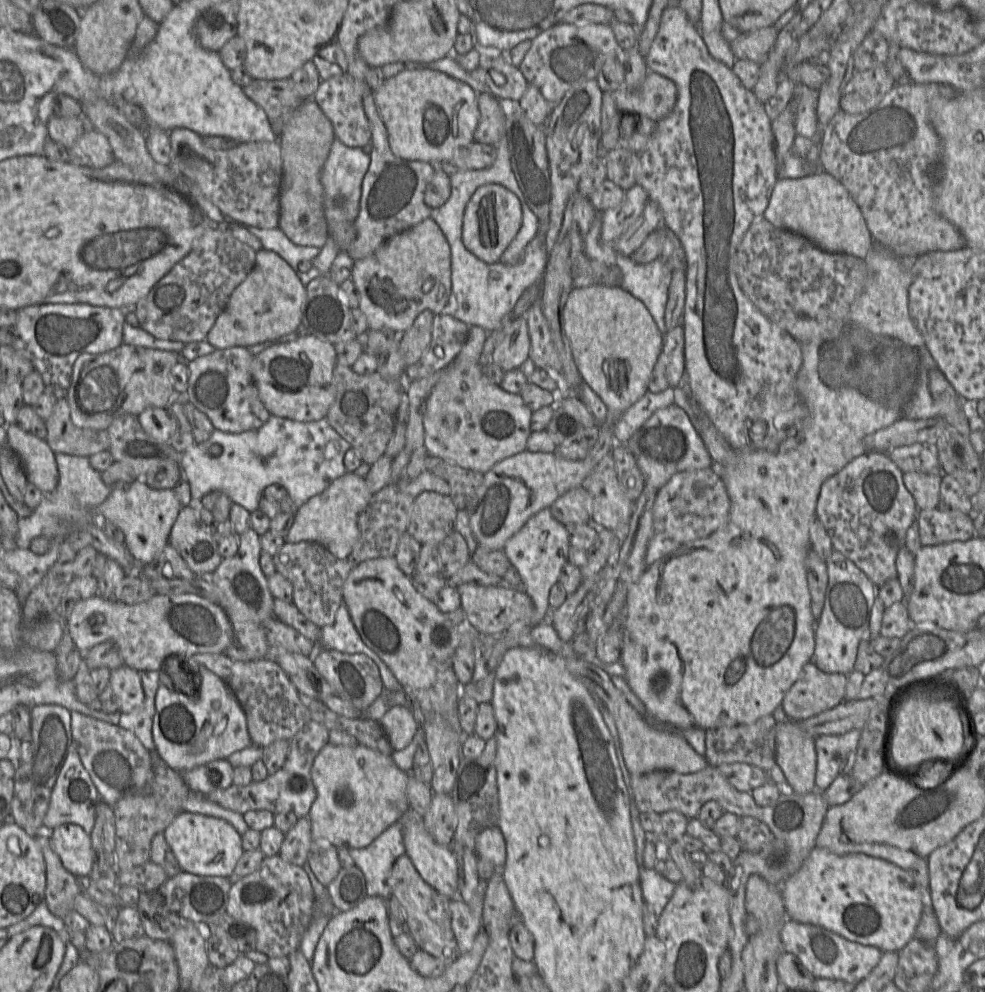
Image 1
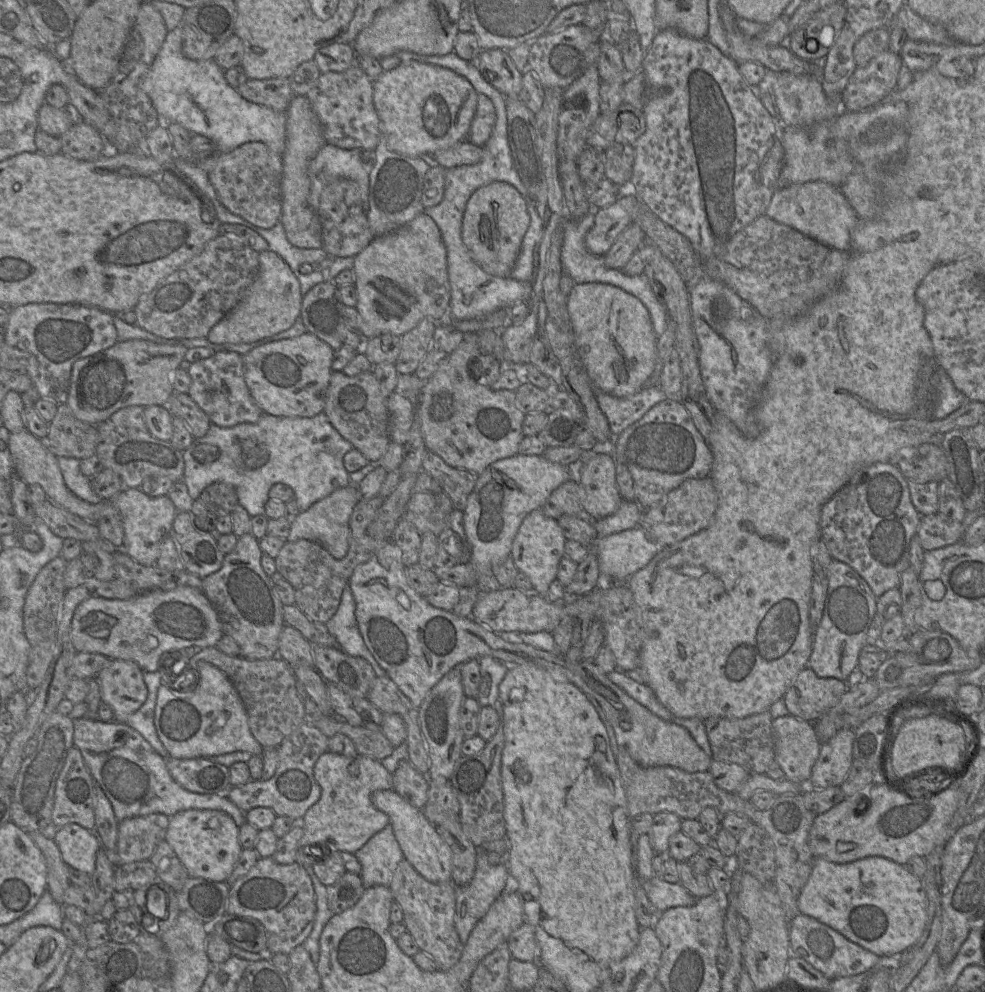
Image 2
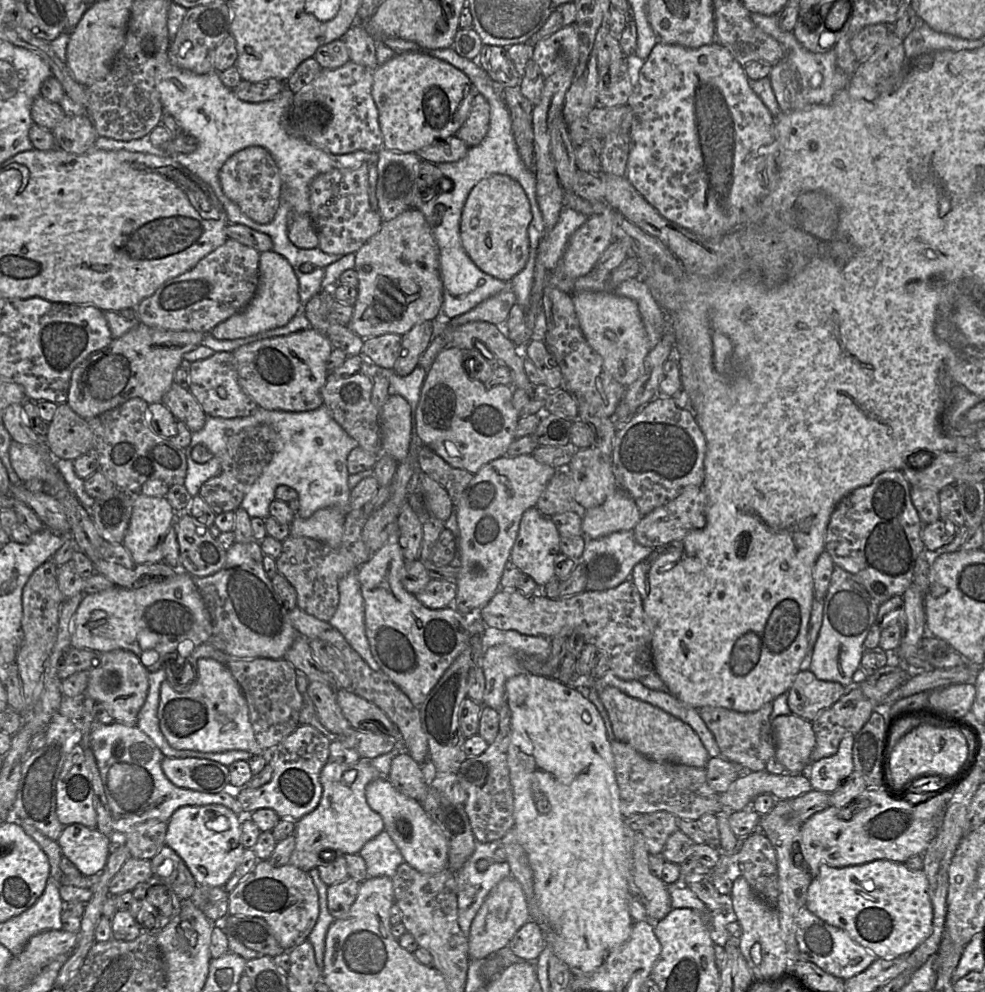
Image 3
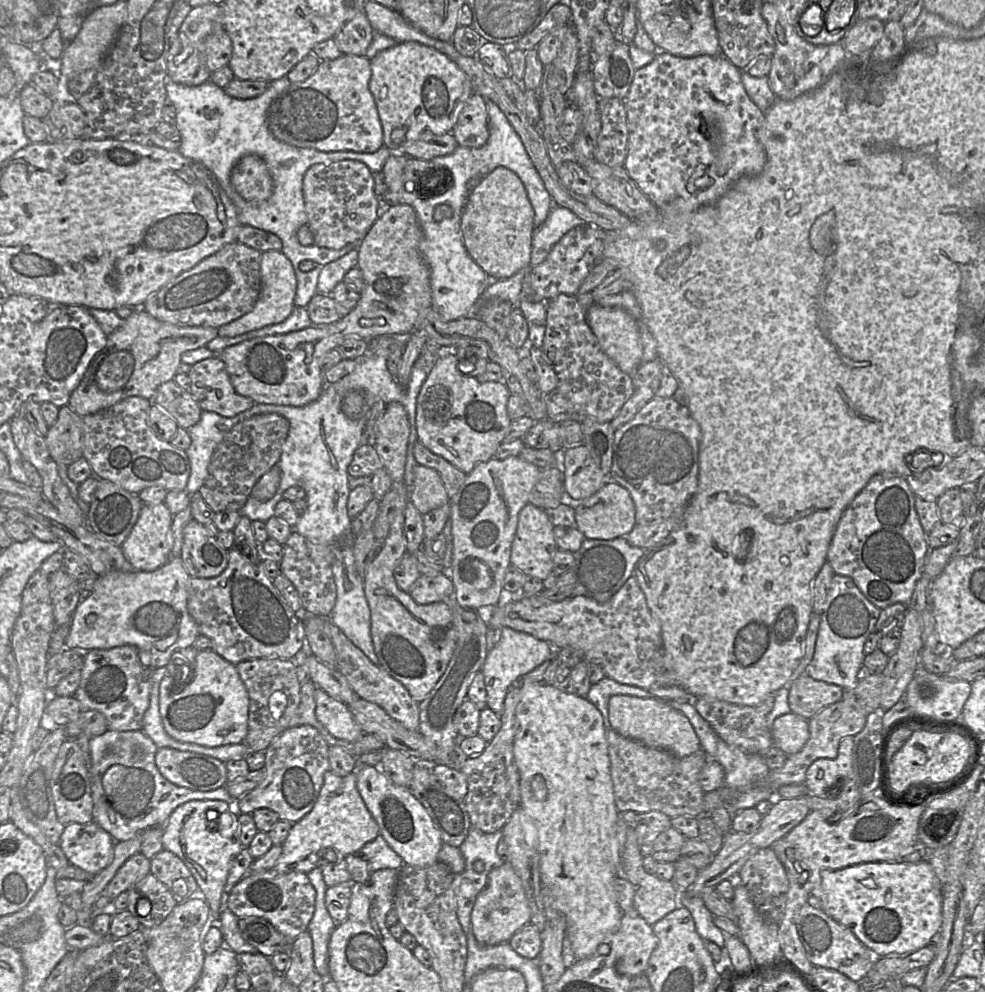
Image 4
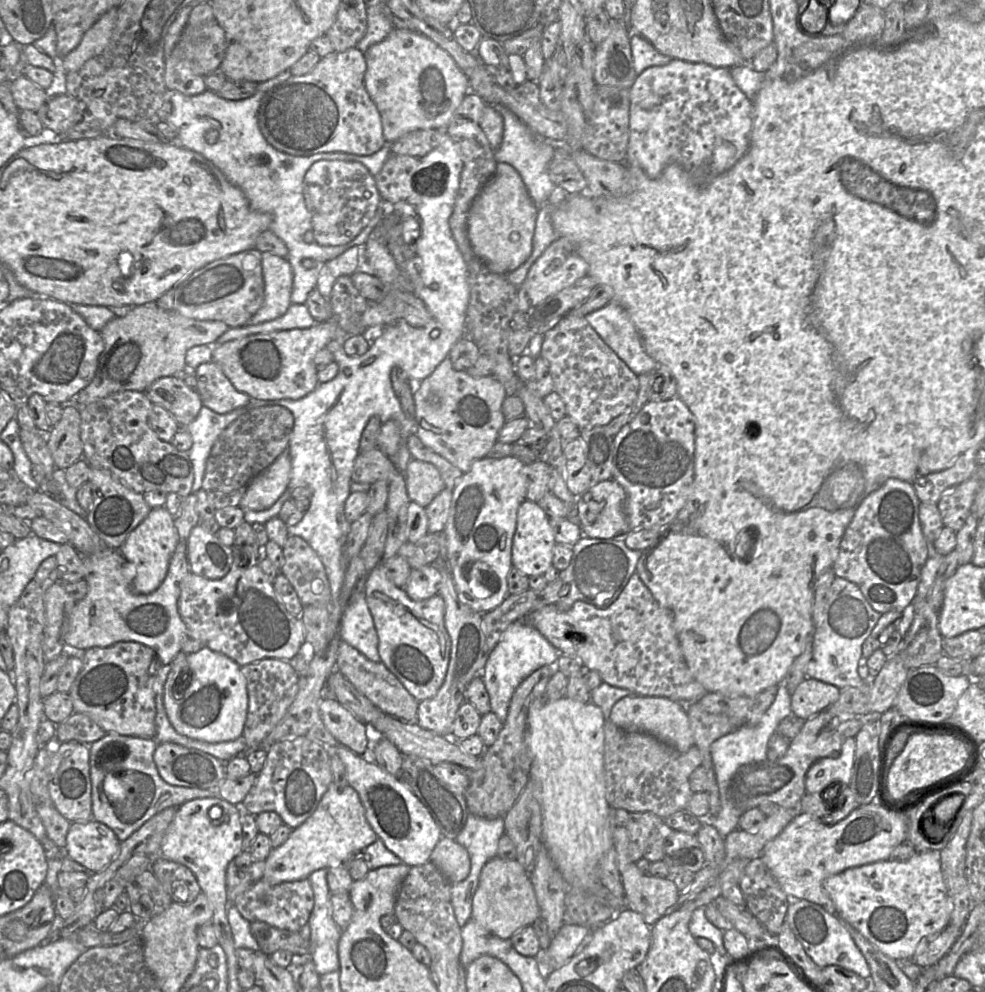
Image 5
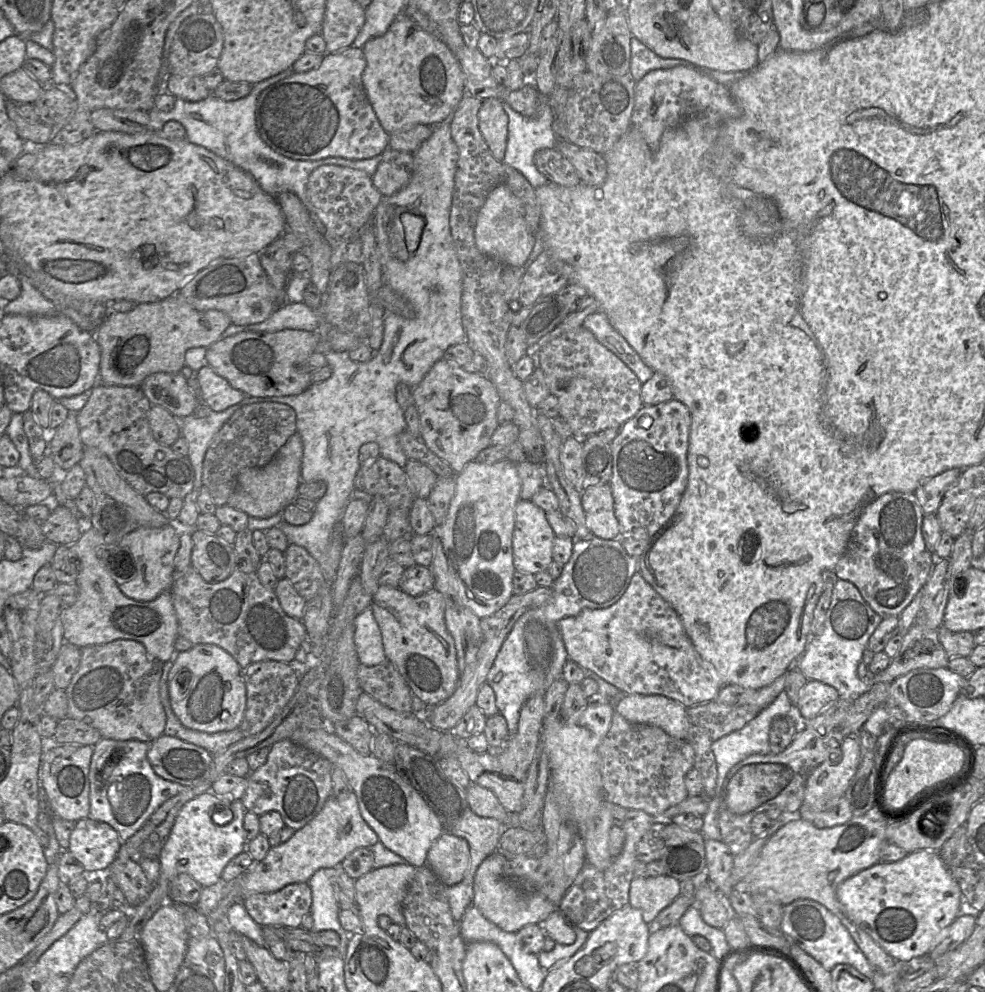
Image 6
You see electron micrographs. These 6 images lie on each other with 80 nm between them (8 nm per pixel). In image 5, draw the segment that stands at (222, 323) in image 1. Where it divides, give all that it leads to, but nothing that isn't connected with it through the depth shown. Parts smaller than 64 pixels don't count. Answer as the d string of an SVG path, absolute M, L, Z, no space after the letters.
M261 253L261 265L264 279L264 301L253 315L249 325L275 320L286 313L291 302L293 271L286 258Z

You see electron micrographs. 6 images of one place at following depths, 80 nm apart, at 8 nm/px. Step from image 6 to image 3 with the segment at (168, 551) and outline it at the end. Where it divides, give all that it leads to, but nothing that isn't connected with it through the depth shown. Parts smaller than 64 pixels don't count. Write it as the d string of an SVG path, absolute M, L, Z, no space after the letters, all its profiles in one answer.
M140 492L132 494L132 514L123 546L136 564L154 564L163 561L163 543L177 515L165 496L150 497Z

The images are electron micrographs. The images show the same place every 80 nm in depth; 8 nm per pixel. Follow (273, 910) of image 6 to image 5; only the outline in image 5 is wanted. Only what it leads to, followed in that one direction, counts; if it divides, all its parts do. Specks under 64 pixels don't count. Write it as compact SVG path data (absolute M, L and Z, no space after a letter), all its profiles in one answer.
M308 879L271 885L265 880L254 883L234 901L239 913L249 922L261 921L279 929L300 932L308 923L314 907L314 892Z

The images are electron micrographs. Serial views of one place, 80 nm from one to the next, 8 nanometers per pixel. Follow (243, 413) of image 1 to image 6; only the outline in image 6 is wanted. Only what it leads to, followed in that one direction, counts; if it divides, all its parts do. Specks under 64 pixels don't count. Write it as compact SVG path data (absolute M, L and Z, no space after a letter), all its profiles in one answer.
M209 365L196 372L196 377L202 389L201 403L213 411L221 412L240 403L246 394L233 388L230 383L216 373Z

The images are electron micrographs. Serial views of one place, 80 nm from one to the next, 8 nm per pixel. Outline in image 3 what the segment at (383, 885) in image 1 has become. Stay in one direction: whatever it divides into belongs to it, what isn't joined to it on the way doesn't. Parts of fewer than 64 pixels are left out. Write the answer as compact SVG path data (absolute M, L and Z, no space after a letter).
M383 830L368 841L358 853L365 861L368 877L392 878L404 858L388 833Z

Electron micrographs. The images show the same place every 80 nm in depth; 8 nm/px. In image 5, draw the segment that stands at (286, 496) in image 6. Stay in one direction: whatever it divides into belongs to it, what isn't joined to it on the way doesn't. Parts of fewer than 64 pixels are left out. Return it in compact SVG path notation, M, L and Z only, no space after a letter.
M288 447L264 471L247 486L239 507L263 511L273 506L288 488L291 474L291 458Z

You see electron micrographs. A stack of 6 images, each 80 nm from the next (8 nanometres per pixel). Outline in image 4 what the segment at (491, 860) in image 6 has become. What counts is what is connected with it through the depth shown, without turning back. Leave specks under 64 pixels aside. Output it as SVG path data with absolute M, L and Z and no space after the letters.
M505 861L489 872L487 884L476 898L471 914L471 931L481 945L509 942L516 932L530 923L530 914L522 881L512 865Z

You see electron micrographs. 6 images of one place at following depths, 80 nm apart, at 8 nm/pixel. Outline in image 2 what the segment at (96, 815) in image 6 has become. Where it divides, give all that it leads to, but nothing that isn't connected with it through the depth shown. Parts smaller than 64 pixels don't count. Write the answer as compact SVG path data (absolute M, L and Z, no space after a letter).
M73 719L73 745L77 747L95 782L110 801L118 822L152 813L171 817L189 809L217 810L230 815L238 827L246 816L225 794L200 794L178 784L166 767L166 759L126 723L98 719Z

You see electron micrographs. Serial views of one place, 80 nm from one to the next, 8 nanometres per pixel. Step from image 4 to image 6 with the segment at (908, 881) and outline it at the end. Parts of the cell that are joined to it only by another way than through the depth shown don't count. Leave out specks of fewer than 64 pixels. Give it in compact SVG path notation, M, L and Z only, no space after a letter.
M917 850L897 862L878 862L844 880L836 896L845 912L860 928L898 962L928 955L942 940L943 931L961 914L963 895L938 851Z

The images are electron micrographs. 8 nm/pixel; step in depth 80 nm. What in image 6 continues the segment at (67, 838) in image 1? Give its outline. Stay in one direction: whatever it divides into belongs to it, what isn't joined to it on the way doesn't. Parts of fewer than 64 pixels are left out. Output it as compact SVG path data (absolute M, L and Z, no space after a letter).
M87 817L75 823L68 851L88 873L106 870L117 857L120 845L119 834L111 825Z

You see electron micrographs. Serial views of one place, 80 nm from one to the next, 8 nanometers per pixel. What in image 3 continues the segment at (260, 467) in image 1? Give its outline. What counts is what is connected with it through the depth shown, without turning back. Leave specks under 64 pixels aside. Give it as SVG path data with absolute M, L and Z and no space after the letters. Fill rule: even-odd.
M324 405L311 411L286 412L271 411L257 408L251 415L242 418L218 418L207 416L204 427L192 433L189 446L184 449L187 460L187 473L184 486L194 497L199 494L201 486L210 478L220 474L221 462L228 450L230 438L248 427L268 424L277 430L276 451L271 461L263 469L261 475L248 488L240 507L250 518L266 519L269 506L275 500L275 490L280 485L287 485L298 493L300 508L298 517L308 518L314 512L326 507L339 507L350 510L350 491L348 485L347 458L349 453L358 446L352 438L333 418ZM196 445L207 447L213 458L206 463L197 463L191 457Z

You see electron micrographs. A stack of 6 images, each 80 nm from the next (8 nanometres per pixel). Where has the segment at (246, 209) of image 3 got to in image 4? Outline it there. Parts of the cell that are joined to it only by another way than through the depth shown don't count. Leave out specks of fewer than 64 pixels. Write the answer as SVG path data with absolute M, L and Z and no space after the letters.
M253 154L244 156L236 163L230 181L235 191L248 202L263 202L270 198L274 189L267 165Z

